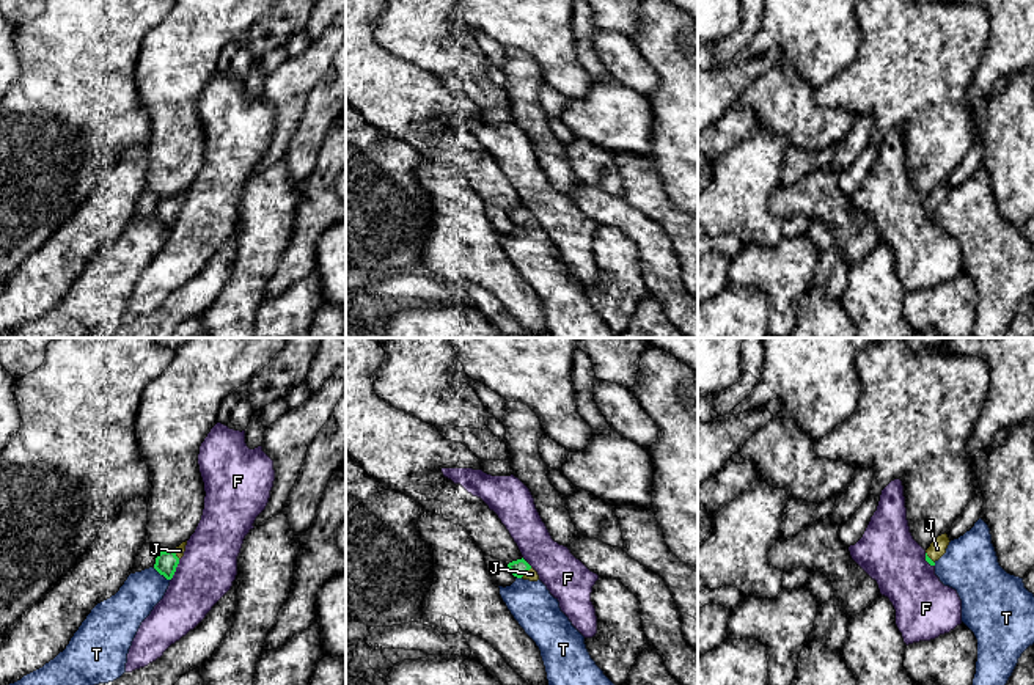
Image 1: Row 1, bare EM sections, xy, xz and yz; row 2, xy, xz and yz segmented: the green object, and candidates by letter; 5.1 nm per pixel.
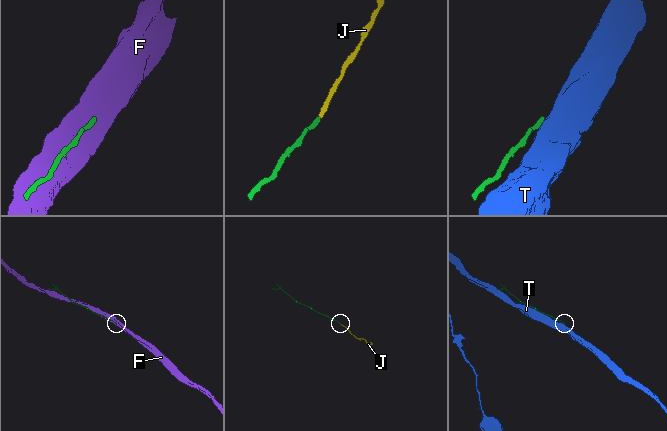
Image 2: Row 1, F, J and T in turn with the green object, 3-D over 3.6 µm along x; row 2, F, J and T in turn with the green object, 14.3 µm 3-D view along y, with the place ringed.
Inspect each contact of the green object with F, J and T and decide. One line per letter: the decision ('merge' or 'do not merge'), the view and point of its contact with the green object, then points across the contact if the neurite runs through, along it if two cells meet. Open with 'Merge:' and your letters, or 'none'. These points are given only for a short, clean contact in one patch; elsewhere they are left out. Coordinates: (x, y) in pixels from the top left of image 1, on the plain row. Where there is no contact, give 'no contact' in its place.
Merge: J
F: do not merge | xy (175, 217)
J: merge | xz (525, 220) | across xz (519, 216), (525, 220), (531, 222)
T: do not merge | xy (162, 222)

